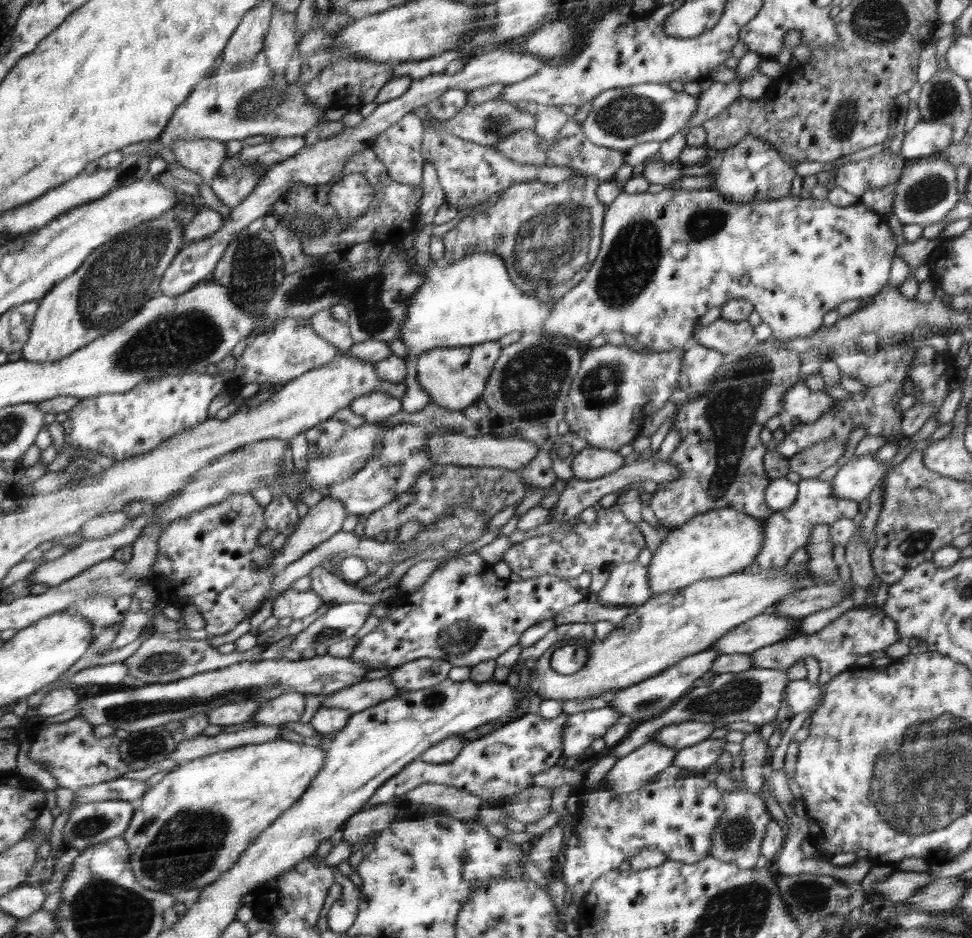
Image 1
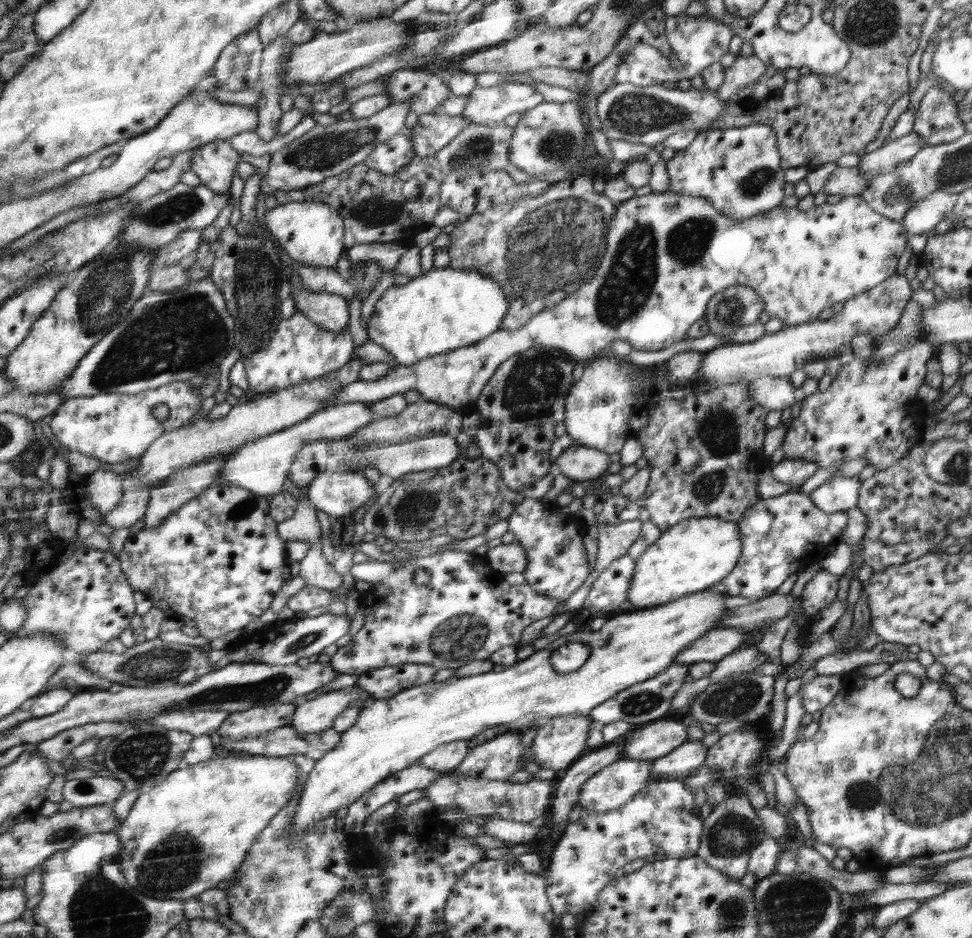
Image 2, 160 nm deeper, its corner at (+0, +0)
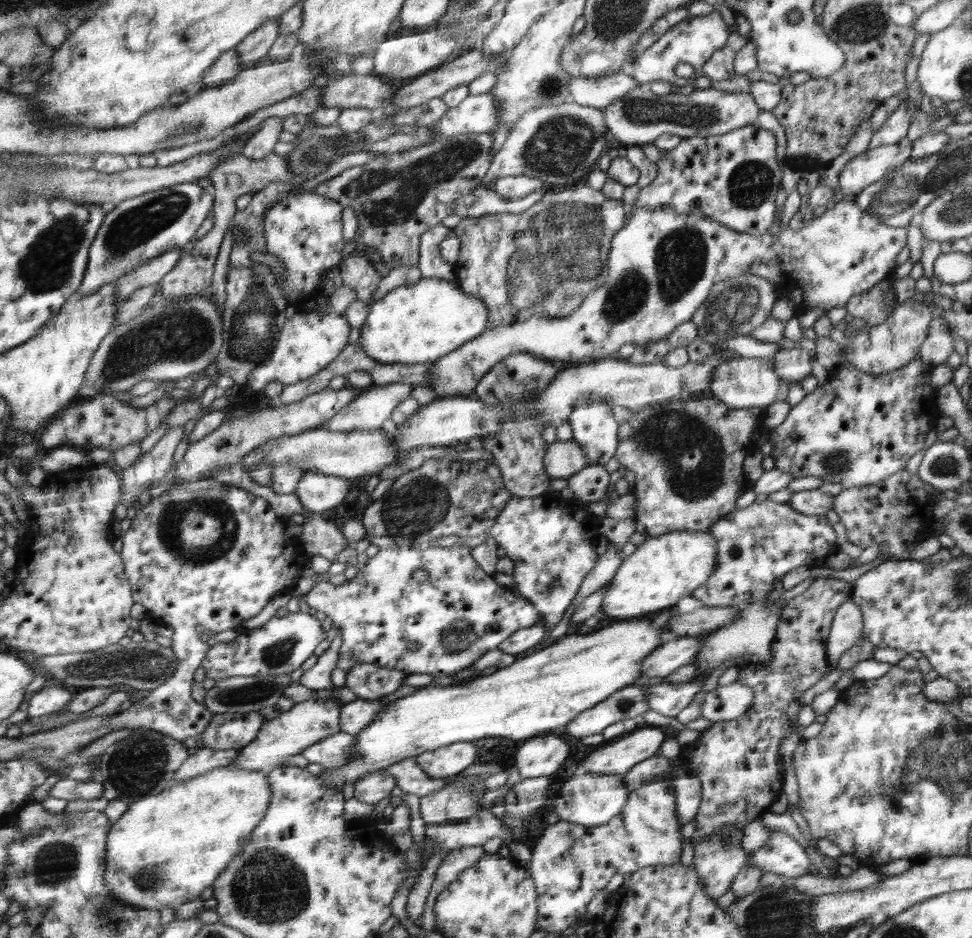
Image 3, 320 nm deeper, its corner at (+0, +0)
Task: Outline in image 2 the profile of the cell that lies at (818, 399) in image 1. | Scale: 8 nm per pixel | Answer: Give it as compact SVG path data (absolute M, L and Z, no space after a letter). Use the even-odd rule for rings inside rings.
M756 377L749 382L751 400L769 410L782 410L794 404L794 392L798 390L789 381L789 377Z

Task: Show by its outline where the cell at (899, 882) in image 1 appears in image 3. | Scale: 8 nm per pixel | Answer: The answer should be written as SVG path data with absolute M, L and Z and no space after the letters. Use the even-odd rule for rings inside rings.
M780 830L774 831L764 846L753 850L747 856L746 863L748 860L757 864L764 873L774 872L786 877L805 875L810 863L798 840Z

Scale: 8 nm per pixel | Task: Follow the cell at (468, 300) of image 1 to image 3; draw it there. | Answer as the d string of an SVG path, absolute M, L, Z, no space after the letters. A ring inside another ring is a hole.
M422 278L418 283L414 285L405 285L393 289L392 291L386 293L382 299L374 301L368 312L367 318L361 327L361 343L363 344L363 351L371 356L374 360L378 362L386 363L404 363L404 364L418 364L418 363L432 363L434 360L440 359L442 356L446 356L449 352L456 351L458 347L469 342L469 340L476 339L488 330L488 318L489 311L486 305L477 297L470 296L466 294L457 284L452 284L447 280L442 280L441 278Z

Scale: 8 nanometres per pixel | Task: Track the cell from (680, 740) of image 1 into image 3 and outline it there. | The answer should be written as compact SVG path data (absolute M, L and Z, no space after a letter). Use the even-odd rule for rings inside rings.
M639 724L636 730L630 735L623 736L603 747L591 750L578 762L577 773L595 772L596 774L625 774L636 766L638 762L654 756L662 746L662 743L670 737L670 734L662 731L662 727L647 724Z

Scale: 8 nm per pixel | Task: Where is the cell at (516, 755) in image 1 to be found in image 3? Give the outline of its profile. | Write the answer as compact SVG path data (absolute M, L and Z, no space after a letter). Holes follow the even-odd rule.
M371 772L354 783L354 798L360 802L376 804L390 795L397 780L385 772Z

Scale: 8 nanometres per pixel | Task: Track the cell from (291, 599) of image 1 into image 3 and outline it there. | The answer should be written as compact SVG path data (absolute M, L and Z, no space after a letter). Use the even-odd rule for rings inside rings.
M394 545L385 549L380 549L374 558L370 558L354 578L346 579L340 585L322 580L303 595L314 612L324 612L330 625L341 628L343 641L339 648L338 666L346 672L353 668L355 662L363 662L410 673L434 674L436 677L453 675L472 666L485 652L498 649L514 632L540 623L541 615L536 605L519 591L517 594L512 590L504 592L504 588L494 582L492 575L480 569L470 547L466 545ZM418 569L428 571L424 582L414 579L414 571ZM410 642L417 642L419 649L407 649Z

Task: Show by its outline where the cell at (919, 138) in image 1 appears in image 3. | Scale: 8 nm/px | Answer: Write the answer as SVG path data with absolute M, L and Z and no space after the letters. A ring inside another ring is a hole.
M908 137L890 145L868 149L840 171L841 198L855 200L861 190L880 180L890 169L910 159L913 143Z

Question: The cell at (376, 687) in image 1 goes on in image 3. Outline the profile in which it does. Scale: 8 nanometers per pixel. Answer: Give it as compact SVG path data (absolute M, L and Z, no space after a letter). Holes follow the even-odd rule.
M318 697L295 704L292 709L266 721L260 727L257 737L245 747L241 747L239 755L229 766L246 770L263 770L268 773L274 767L286 764L285 760L290 756L301 754L311 744L316 744L319 740L336 734L340 730L339 711L339 702L334 698L320 699Z

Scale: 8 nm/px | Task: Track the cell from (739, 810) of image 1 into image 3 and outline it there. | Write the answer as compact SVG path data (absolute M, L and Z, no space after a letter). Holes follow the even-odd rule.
M725 824L721 830L717 830L717 834L709 834L707 838L701 838L694 846L693 865L697 869L697 875L700 876L702 888L710 899L718 899L729 890L731 882L736 878L742 866L747 862L747 856L750 852L746 852L741 848L741 838L745 826L731 826Z

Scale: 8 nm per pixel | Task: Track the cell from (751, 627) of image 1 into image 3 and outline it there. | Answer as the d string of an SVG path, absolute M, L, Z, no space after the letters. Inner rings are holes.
M702 635L682 636L676 640L662 643L657 650L643 660L639 674L641 676L665 677L680 666L693 664L700 648L703 647Z

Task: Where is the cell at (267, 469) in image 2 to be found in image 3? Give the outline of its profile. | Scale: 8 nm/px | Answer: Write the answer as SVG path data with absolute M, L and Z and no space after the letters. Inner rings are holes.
M390 383L378 385L364 391L350 404L342 407L328 422L319 427L330 432L354 432L358 430L381 430L386 420L391 418L392 411L411 396L413 385L410 383Z

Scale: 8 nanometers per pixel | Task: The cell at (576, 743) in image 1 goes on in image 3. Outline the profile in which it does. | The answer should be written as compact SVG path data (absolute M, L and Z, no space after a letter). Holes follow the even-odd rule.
M542 734L525 740L513 758L522 780L554 774L564 764L570 754L568 737L564 740L564 736Z

